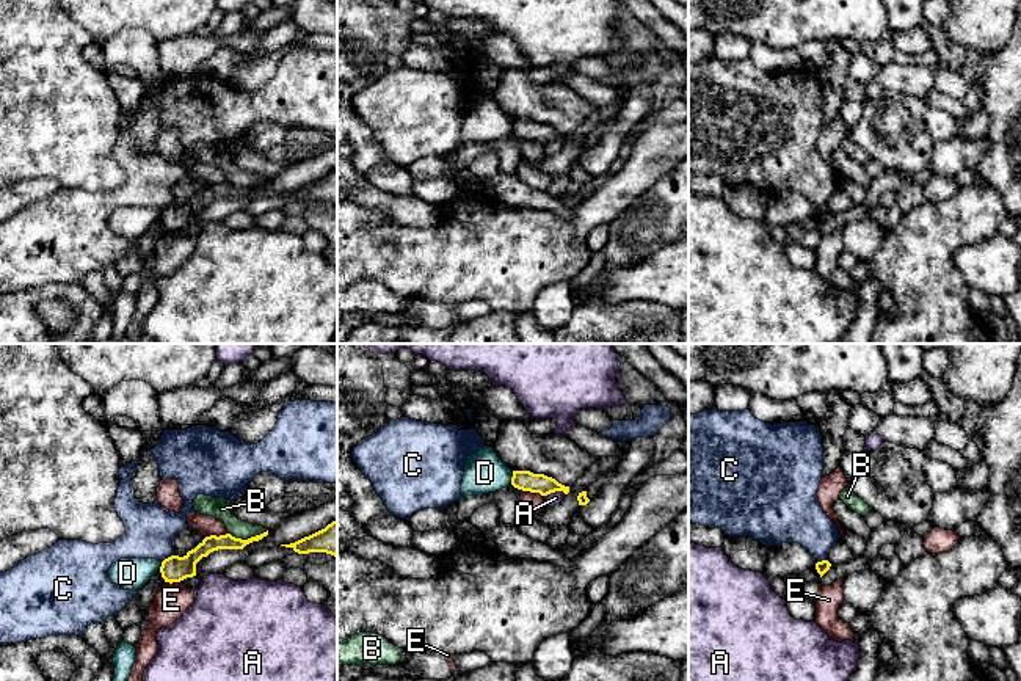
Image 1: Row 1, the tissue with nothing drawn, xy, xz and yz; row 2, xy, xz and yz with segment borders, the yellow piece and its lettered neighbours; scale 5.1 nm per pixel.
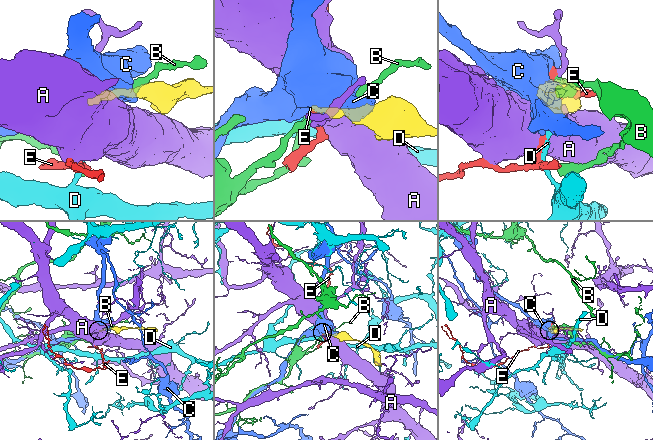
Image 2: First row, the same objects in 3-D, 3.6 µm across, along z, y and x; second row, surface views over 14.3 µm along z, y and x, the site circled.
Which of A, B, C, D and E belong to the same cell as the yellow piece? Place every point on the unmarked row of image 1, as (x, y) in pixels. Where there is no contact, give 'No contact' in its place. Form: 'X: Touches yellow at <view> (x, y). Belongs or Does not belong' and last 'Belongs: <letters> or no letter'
A: Touches yellow at xz (554, 140). Does not belong
B: Touches yellow at xy (248, 187). Does not belong
C: Touches yellow at xy (168, 206). Does not belong
D: Touches yellow at xz (512, 126). Does not belong
E: Touches yellow at xy (215, 184). Does not belong
Belongs: no letter

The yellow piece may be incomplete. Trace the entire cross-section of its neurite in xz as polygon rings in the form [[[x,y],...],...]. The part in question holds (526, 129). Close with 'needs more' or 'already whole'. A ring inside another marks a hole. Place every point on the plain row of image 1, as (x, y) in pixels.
[[[513,119],[511,133],[522,140],[540,141],[541,144],[555,140],[569,141],[569,135],[565,135],[544,122],[533,122],[530,119]]]; already whole

